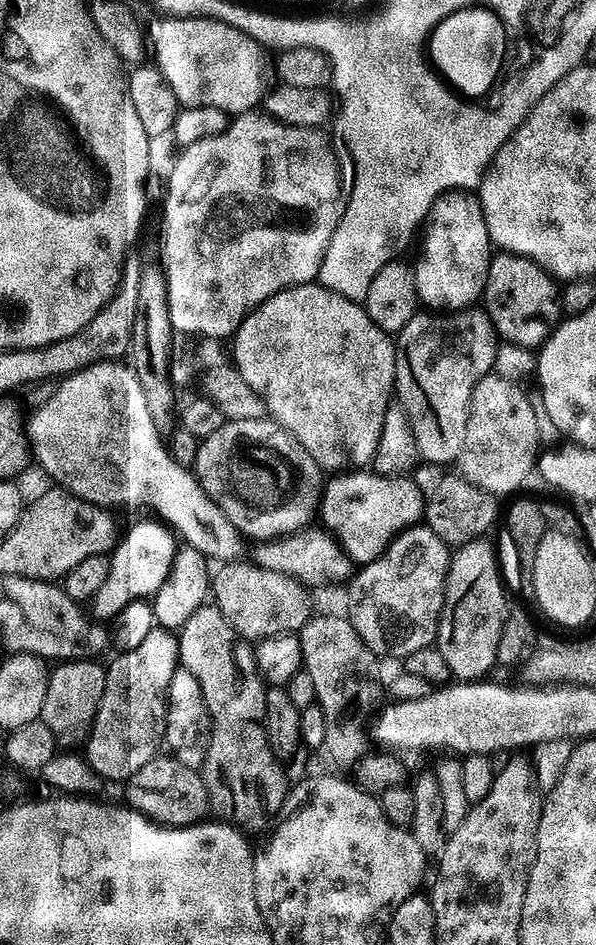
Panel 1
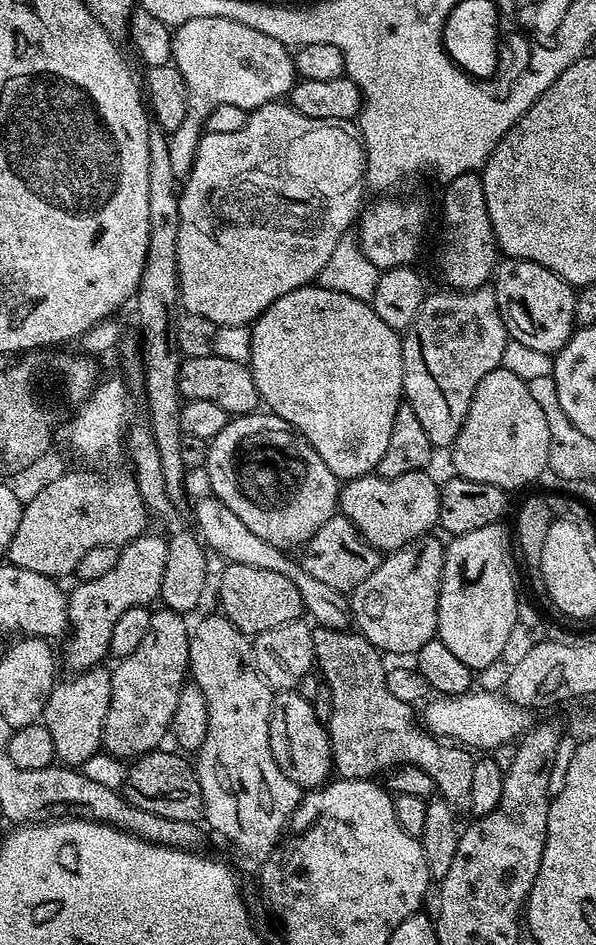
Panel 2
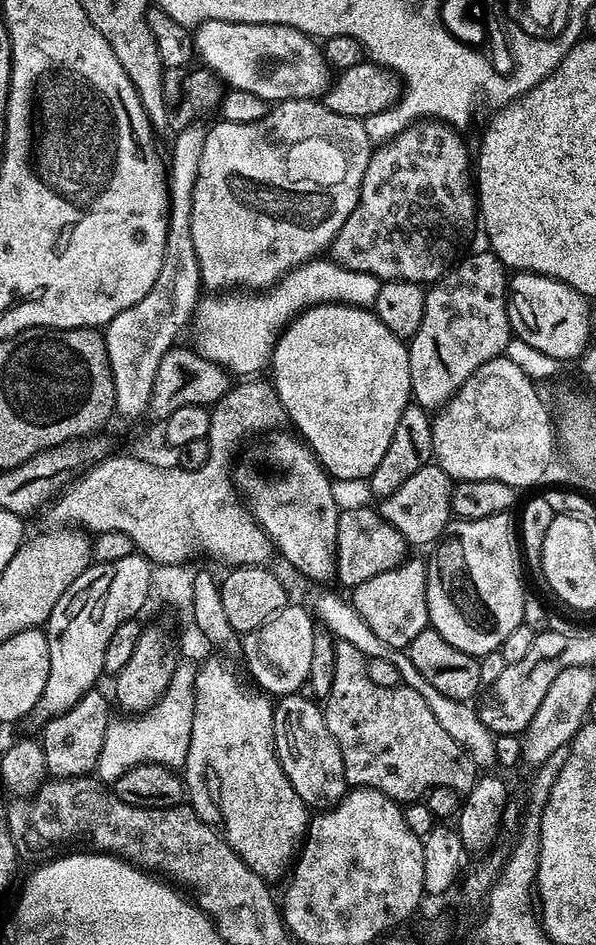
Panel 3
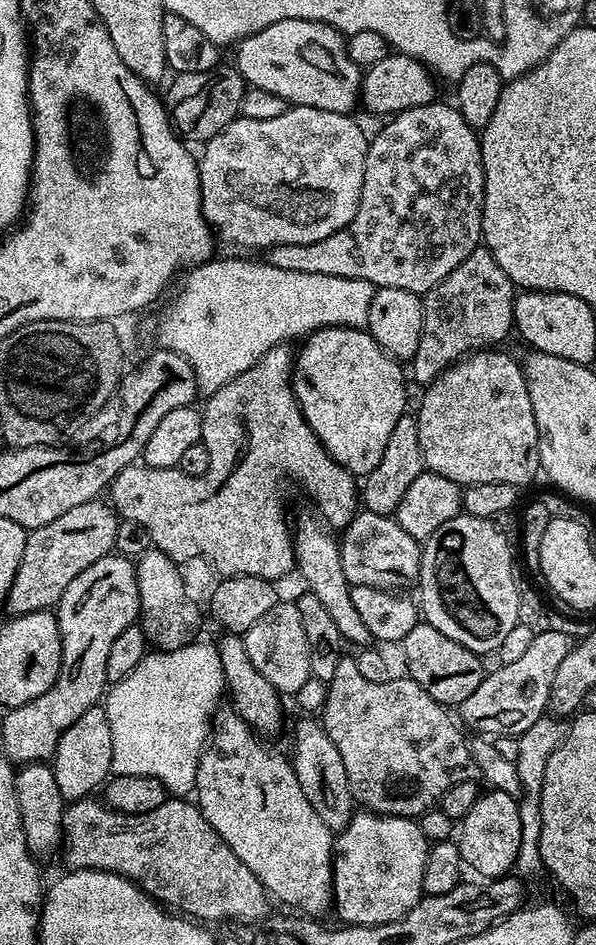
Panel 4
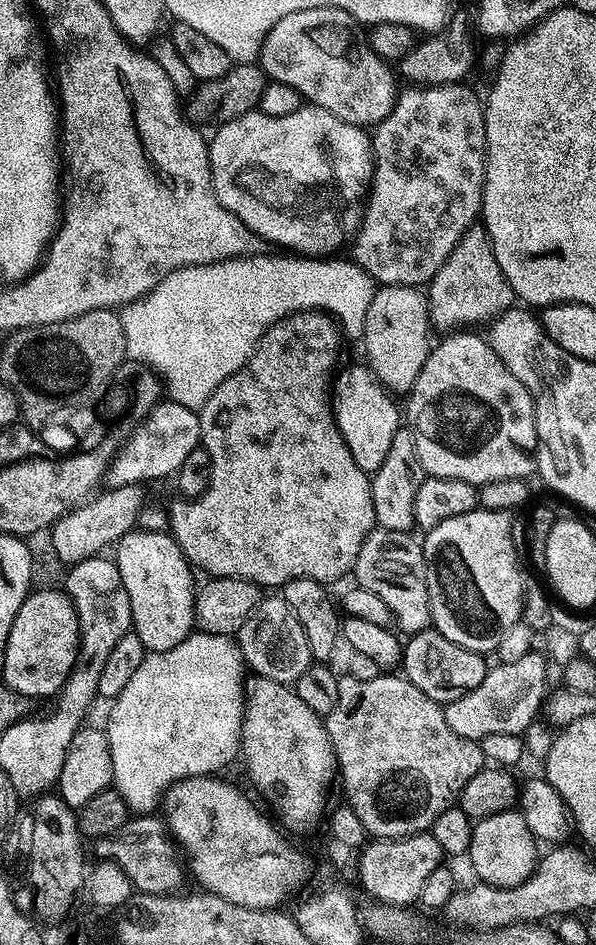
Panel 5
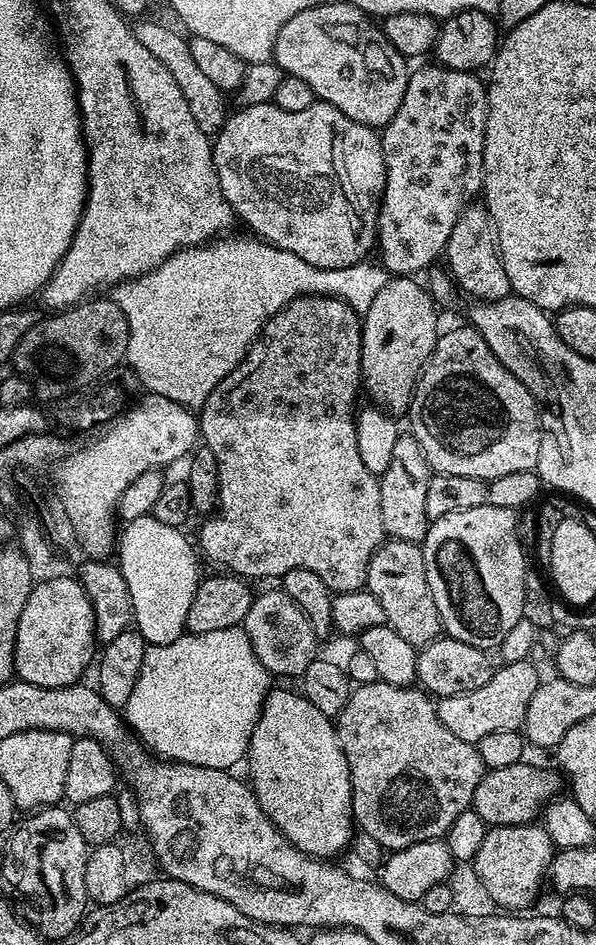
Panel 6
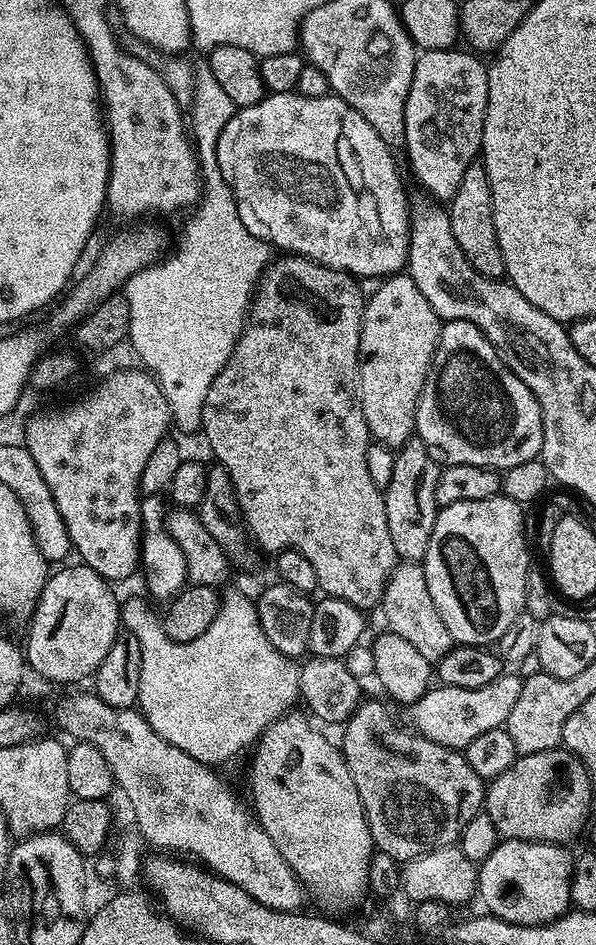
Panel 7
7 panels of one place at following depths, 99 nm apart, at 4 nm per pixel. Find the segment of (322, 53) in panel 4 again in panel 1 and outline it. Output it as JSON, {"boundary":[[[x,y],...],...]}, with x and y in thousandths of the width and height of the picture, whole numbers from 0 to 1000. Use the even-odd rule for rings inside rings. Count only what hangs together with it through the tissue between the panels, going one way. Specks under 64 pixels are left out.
{"boundary":[[[310,17],[284,20],[284,25],[262,38],[260,71],[268,73],[275,86],[292,95],[297,111],[315,113],[359,112],[381,121],[424,117],[438,109],[446,96],[443,90],[445,52],[406,32],[371,21],[346,17]]]}

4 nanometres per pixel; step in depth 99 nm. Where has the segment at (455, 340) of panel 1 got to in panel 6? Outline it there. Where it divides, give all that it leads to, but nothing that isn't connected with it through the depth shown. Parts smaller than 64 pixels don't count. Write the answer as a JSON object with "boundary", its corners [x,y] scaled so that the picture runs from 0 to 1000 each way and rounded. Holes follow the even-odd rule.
{"boundary":[[[794,214],[775,222],[762,243],[755,243],[755,256],[745,261],[743,274],[752,275],[748,287],[767,306],[779,305],[785,313],[800,319],[841,317],[859,309],[856,294],[849,294],[849,281],[839,276],[839,261],[832,259],[832,240],[822,231],[822,222],[809,214]]]}

